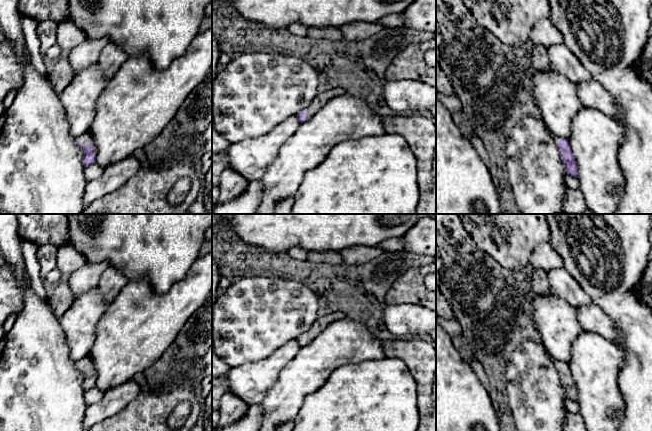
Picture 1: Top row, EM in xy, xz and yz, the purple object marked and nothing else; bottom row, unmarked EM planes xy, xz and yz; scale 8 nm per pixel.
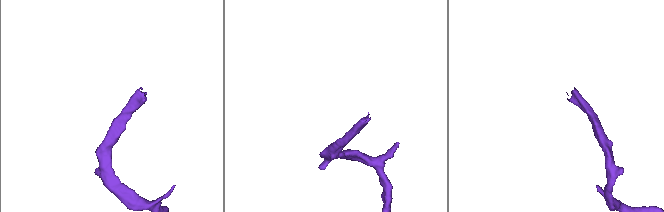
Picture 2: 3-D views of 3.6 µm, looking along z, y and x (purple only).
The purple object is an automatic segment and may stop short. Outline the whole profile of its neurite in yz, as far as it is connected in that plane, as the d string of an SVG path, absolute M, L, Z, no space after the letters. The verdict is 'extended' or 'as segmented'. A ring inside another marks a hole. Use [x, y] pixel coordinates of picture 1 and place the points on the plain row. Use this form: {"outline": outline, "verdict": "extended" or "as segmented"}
{"outline": "M551 356L551 359L560 375L561 385L565 390L566 397L577 402L577 389L568 363L557 360L553 356Z", "verdict": "extended"}

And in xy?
{"outline": "M89 355L76 361L77 369L84 374L83 389L88 391L96 385L97 372Z", "verdict": "extended"}

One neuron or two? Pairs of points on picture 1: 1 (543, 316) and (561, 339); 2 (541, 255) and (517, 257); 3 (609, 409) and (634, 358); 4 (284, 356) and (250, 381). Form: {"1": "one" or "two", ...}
{"1": "one", "2": "two", "3": "two", "4": "one"}

